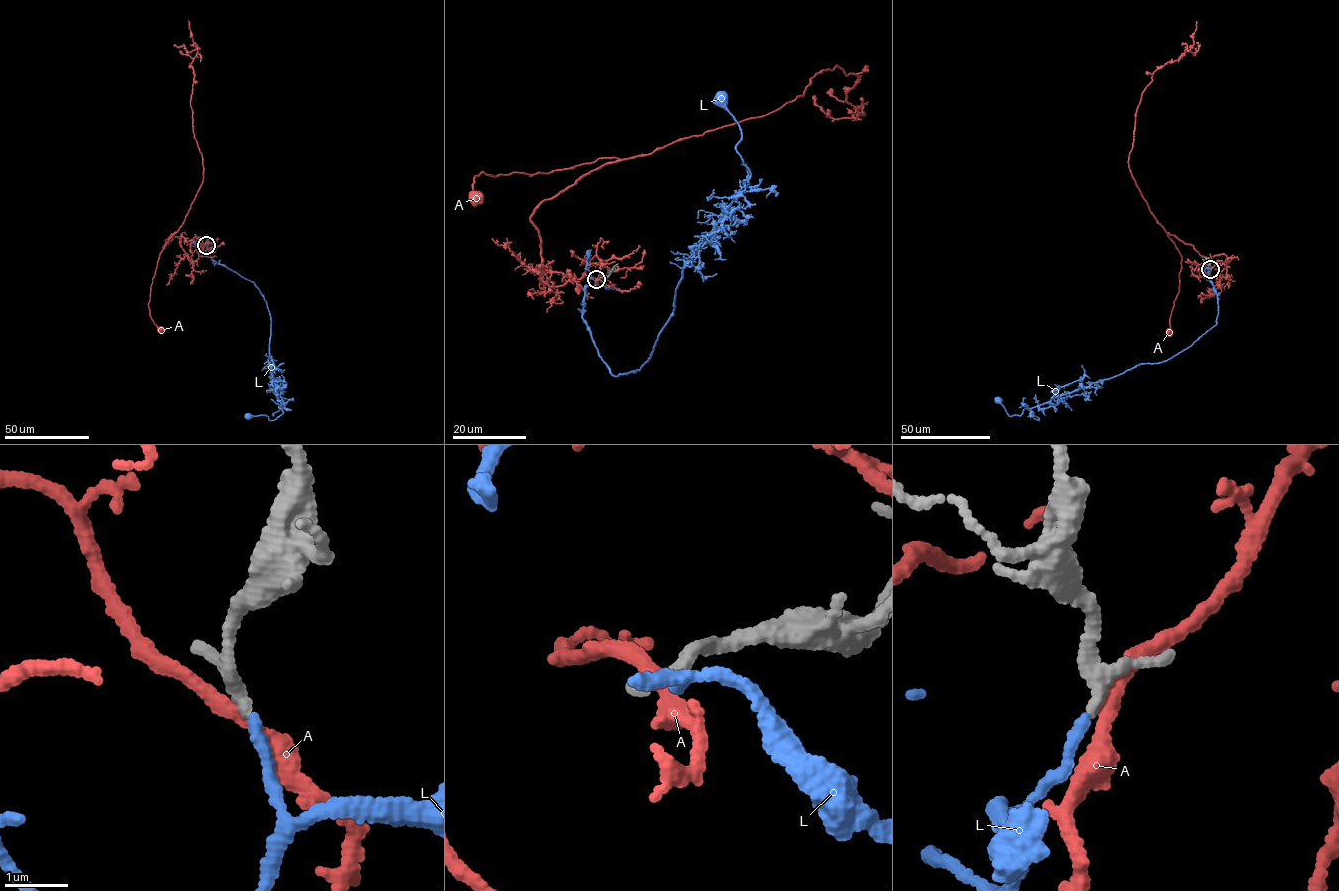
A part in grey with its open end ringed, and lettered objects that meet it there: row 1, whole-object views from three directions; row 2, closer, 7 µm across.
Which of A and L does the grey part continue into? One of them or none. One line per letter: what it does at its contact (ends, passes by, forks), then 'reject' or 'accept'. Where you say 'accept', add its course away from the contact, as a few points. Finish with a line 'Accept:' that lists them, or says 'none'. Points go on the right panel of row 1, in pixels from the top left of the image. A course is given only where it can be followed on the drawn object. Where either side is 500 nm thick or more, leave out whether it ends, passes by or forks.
A: it passes by; reject
L: it ends there; accept; it runs (1210, 269), (1216, 324), (1186, 349), (1026, 408), (1020, 415), (1009, 416), (998, 399)
Accept: L

